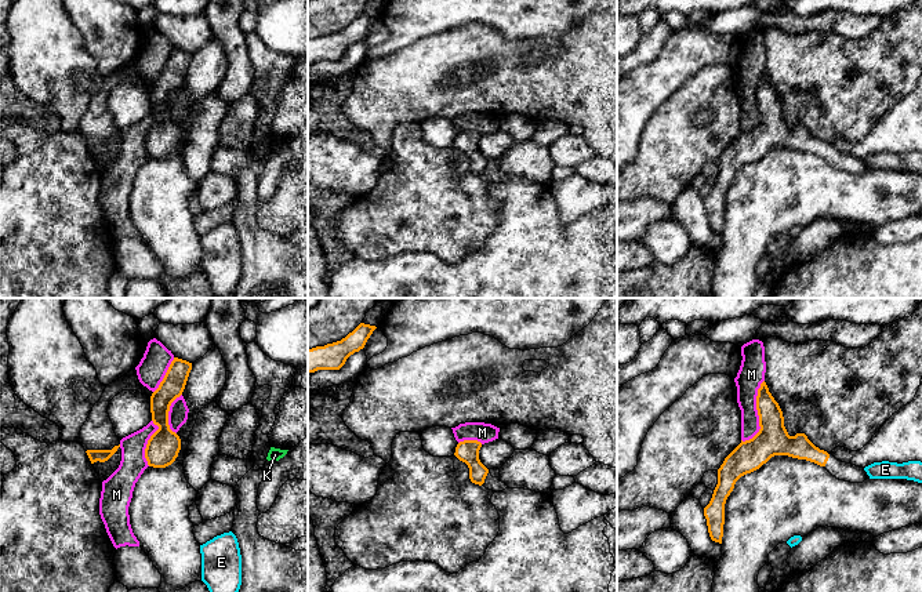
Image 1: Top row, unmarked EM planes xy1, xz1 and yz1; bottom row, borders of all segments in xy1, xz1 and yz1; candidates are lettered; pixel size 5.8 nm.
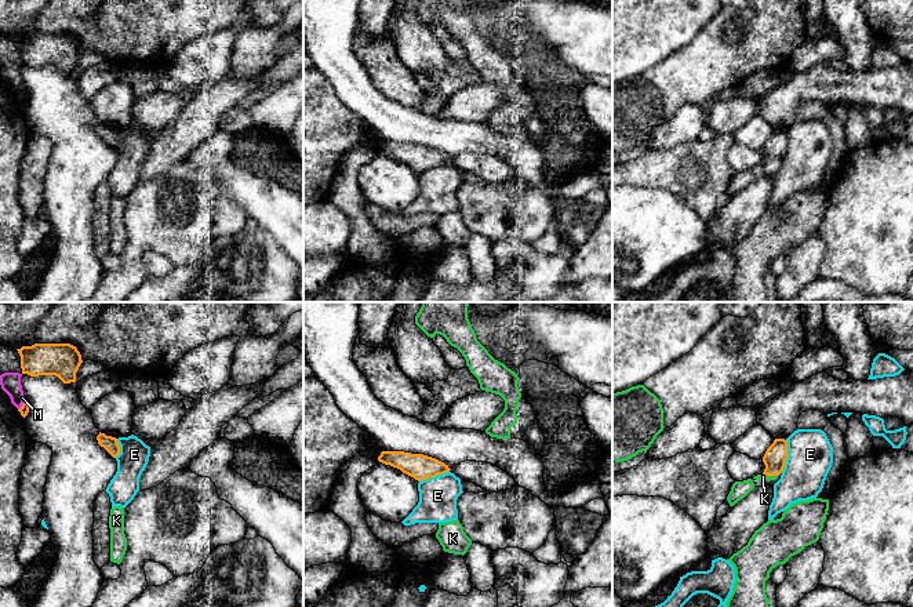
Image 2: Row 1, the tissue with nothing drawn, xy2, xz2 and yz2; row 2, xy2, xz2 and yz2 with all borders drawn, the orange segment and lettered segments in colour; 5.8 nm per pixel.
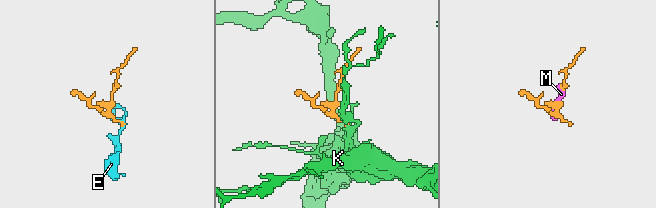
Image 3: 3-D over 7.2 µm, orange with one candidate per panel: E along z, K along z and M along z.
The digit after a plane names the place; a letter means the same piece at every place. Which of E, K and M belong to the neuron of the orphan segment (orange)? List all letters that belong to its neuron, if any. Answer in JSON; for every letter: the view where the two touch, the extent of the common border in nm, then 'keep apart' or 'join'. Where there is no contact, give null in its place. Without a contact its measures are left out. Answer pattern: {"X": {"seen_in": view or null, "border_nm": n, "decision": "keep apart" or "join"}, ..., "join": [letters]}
{"E": {"seen_in": "yz2", "border_nm": 190, "decision": "keep apart"}, "K": {"seen_in": "yz2", "border_nm": 90, "decision": "join"}, "M": {"seen_in": "yz1", "border_nm": 380, "decision": "keep apart"}, "join": ["K"]}

